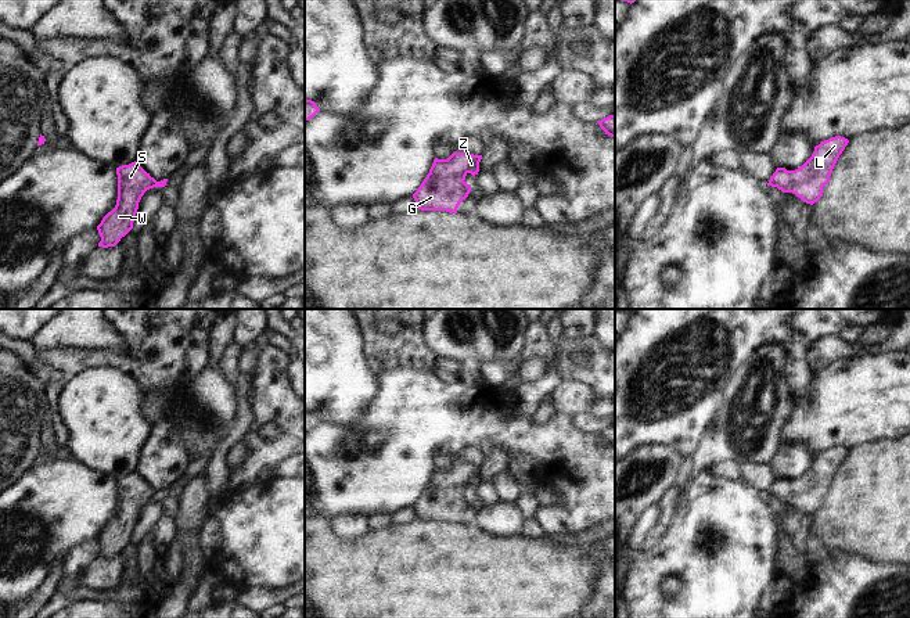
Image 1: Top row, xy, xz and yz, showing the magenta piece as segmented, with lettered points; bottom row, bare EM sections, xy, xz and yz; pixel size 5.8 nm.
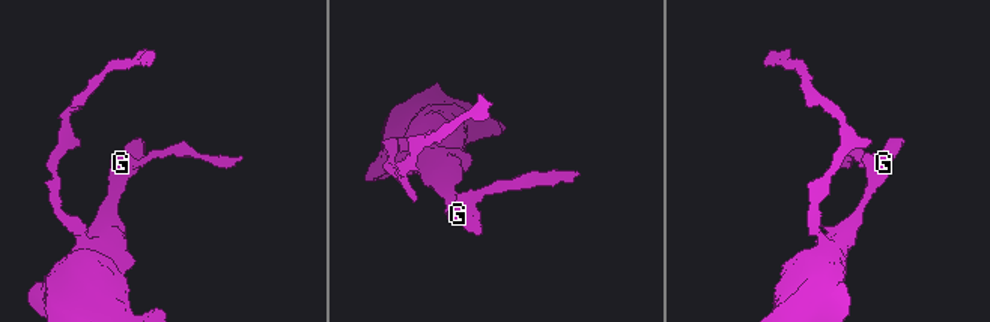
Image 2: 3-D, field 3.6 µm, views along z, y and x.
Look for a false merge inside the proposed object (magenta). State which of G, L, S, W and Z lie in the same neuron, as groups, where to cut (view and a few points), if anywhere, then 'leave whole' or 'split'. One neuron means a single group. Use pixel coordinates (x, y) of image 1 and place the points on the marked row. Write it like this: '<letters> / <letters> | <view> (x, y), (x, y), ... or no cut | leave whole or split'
G L S W Z | no cut | leave whole

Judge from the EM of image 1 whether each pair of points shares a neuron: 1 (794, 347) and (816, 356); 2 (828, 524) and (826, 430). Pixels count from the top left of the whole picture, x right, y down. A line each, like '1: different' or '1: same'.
1: different
2: different

